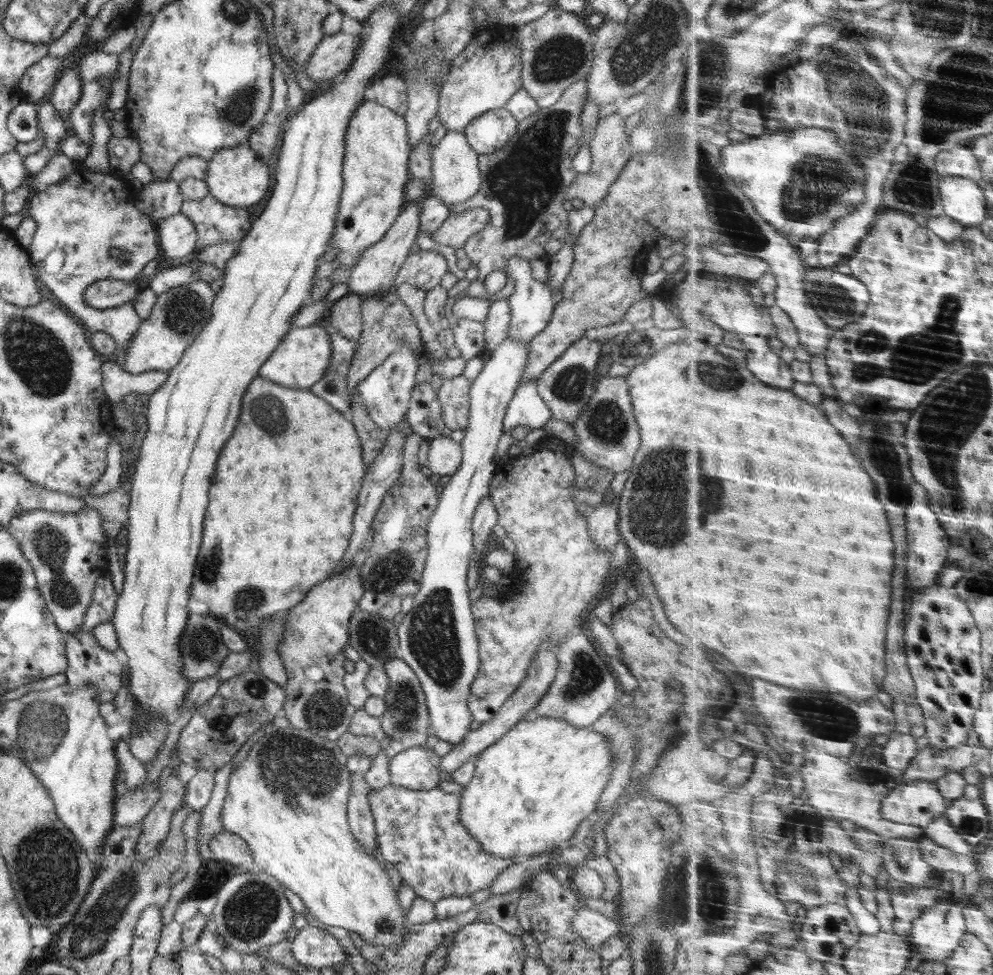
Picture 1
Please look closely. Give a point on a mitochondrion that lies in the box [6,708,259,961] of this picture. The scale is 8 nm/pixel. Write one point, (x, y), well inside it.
(47, 866)

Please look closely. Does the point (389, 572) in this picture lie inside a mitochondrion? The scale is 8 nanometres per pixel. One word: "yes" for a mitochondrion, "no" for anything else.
yes

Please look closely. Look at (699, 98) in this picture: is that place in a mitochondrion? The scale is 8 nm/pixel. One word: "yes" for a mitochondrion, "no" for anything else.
yes

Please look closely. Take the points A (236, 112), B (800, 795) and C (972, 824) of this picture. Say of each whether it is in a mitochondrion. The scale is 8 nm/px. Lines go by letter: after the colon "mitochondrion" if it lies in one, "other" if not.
A: mitochondrion
B: other
C: mitochondrion

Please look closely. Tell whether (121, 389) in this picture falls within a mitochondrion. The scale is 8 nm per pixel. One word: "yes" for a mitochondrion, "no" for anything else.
no

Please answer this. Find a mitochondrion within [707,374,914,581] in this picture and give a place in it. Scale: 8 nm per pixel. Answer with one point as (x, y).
(883, 456)

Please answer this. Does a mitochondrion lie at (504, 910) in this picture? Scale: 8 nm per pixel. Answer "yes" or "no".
no

